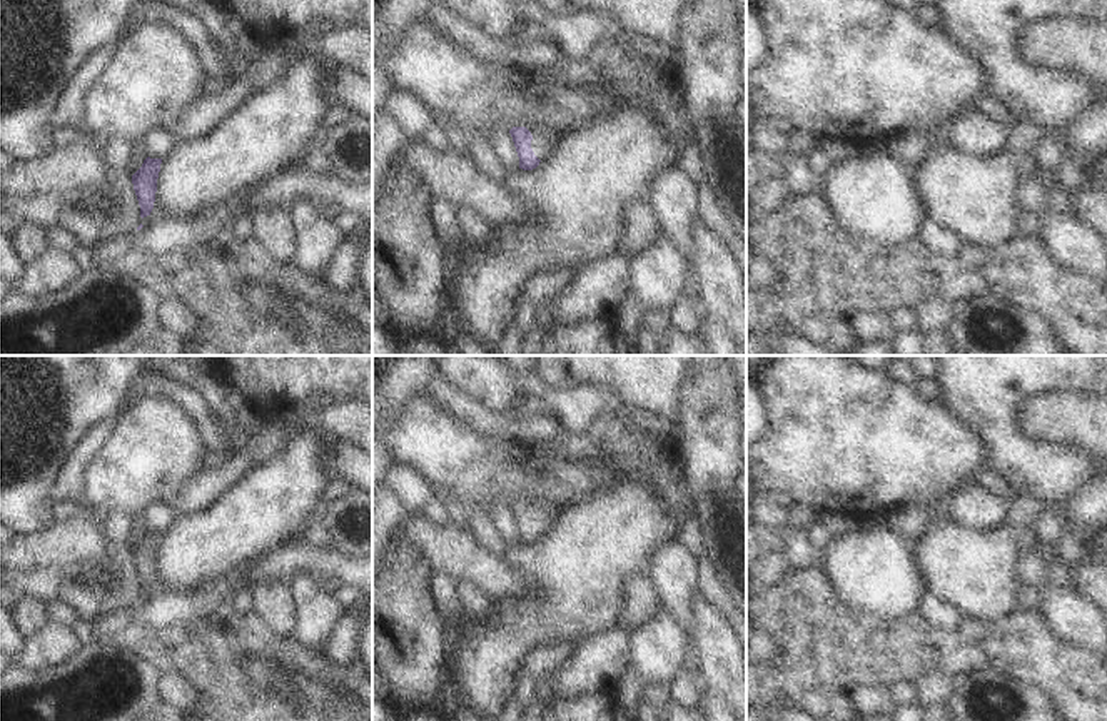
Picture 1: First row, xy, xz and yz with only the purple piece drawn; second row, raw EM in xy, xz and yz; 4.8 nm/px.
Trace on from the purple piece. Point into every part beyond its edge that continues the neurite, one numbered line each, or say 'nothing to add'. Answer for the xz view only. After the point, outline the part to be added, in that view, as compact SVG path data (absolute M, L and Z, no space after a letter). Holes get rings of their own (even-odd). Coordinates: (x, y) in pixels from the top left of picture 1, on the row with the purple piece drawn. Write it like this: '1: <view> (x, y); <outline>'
1: xz (541, 144); M533 130L531 132L533 140L531 140L531 149L534 155L543 162L551 155L551 150L556 144L556 135L554 134L544 134L541 130Z

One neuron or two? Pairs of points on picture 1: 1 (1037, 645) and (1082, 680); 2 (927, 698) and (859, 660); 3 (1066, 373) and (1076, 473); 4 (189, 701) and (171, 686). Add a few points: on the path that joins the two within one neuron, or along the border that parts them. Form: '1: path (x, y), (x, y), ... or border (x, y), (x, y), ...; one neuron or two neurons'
1: path (1049, 656), (1071, 676); one neuron
2: border (939, 671), (930, 671), (917, 685); two neurons
3: path (1029, 386), (1012, 403), (1012, 434), (1039, 461); one neuron
4: path (184, 696), (176, 690); one neuron

